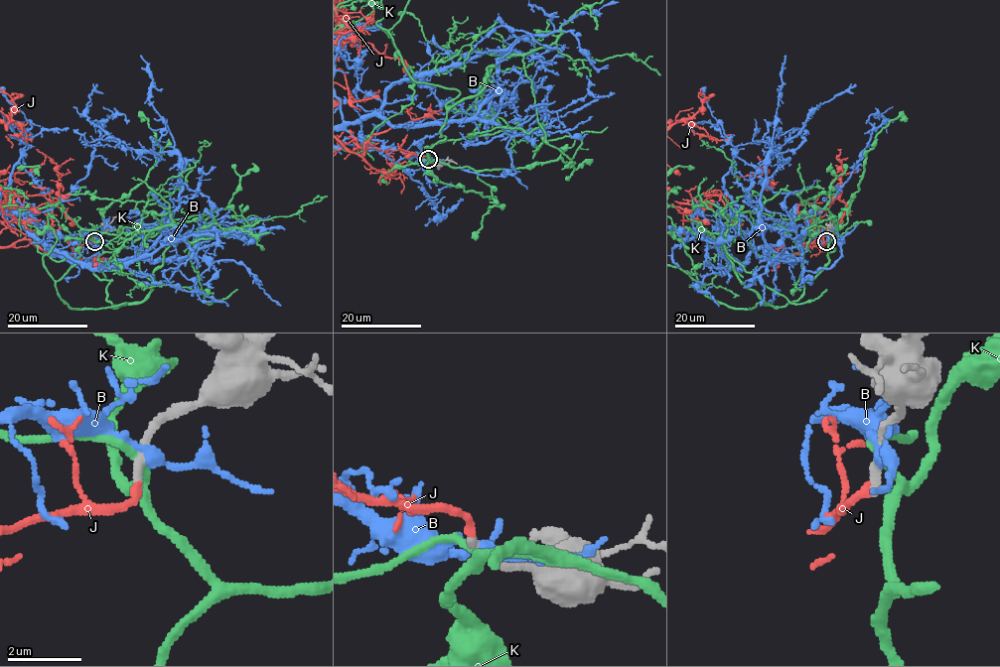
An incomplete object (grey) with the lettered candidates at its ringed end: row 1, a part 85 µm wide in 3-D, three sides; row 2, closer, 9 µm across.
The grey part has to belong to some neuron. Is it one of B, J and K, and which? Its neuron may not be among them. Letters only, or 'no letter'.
J

